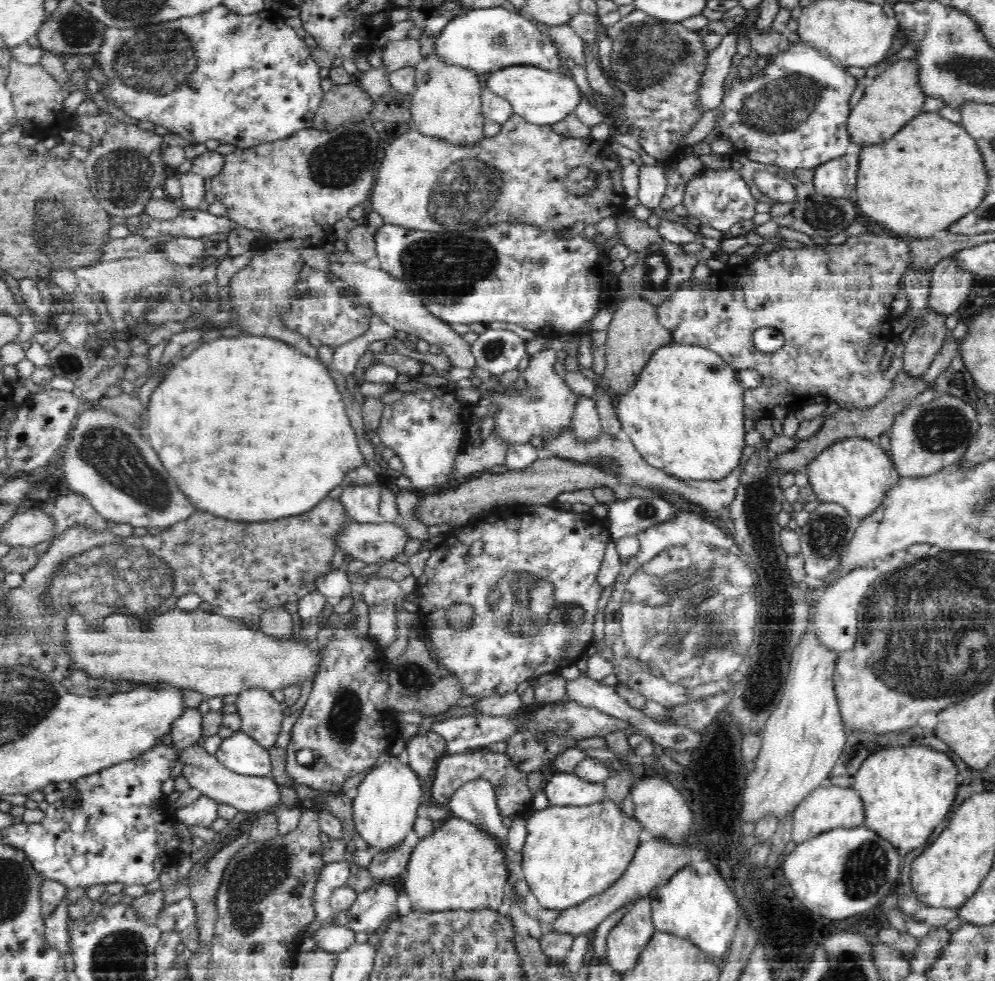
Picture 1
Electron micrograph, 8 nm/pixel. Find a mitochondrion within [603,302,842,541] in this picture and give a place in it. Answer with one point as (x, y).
(645, 511)

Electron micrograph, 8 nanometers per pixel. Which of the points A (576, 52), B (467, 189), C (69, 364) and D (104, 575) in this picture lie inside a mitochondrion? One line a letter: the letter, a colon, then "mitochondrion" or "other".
A: other
B: mitochondrion
C: mitochondrion
D: mitochondrion

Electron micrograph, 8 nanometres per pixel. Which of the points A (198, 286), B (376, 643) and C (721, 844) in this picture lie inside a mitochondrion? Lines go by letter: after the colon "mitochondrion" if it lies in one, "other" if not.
A: mitochondrion
B: other
C: mitochondrion

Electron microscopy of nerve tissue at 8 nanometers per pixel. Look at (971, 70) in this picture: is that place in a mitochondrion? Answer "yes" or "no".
yes

